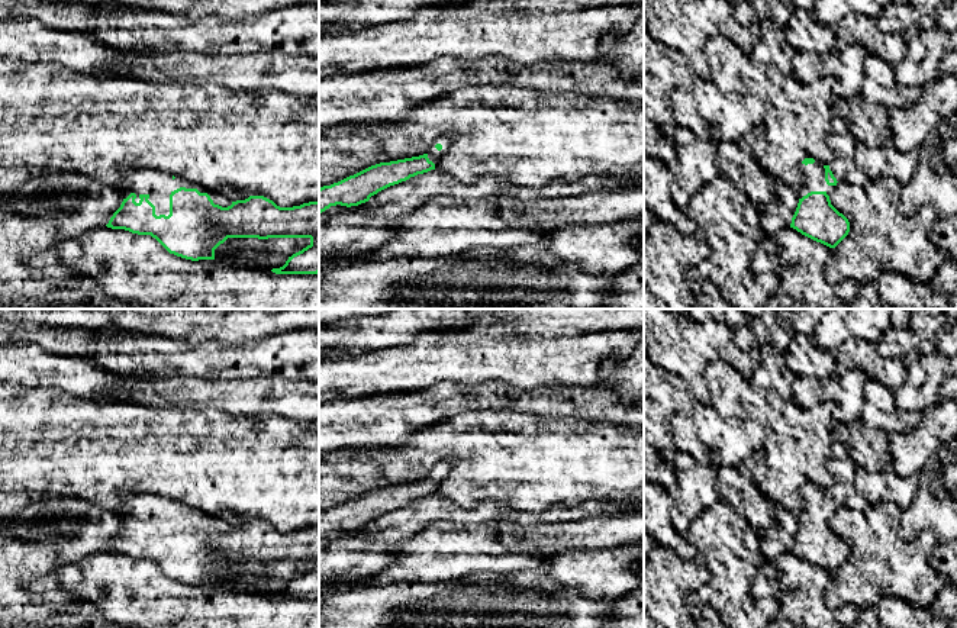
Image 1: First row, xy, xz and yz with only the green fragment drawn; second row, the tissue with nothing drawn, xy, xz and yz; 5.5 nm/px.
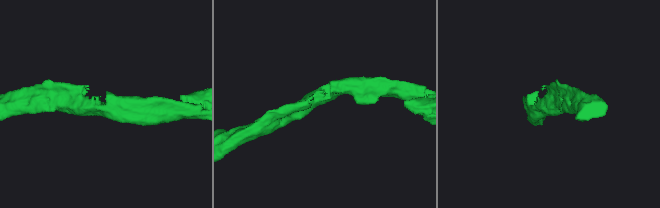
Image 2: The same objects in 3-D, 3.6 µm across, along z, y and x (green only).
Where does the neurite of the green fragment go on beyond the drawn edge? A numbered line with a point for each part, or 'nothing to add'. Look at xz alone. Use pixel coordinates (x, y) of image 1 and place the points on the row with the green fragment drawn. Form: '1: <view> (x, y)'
1: xz (445, 141)

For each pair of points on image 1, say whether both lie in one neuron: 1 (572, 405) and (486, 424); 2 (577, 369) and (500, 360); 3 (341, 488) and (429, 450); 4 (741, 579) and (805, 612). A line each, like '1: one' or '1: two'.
1: two
2: one
3: one
4: two

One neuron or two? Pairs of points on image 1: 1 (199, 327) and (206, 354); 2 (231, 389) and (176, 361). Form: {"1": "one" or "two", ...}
{"1": "two", "2": "two"}

